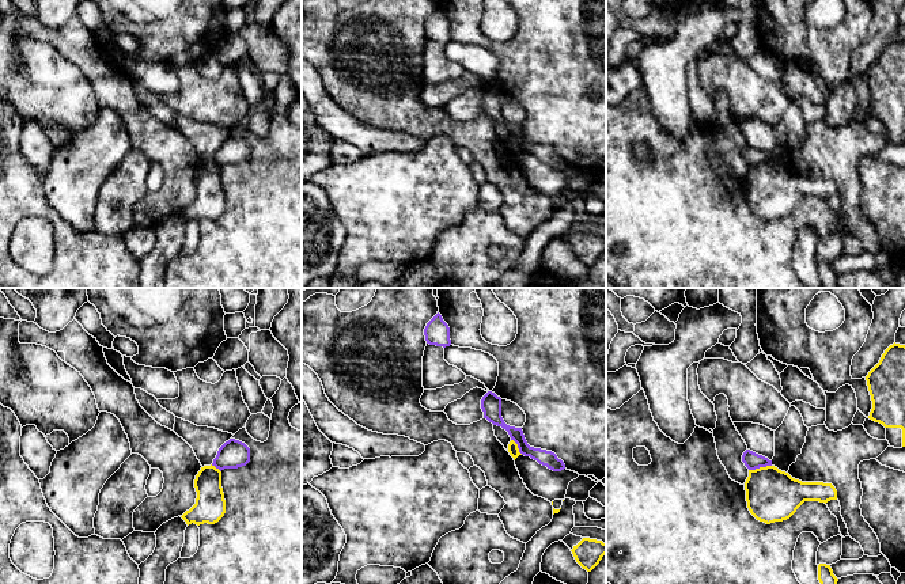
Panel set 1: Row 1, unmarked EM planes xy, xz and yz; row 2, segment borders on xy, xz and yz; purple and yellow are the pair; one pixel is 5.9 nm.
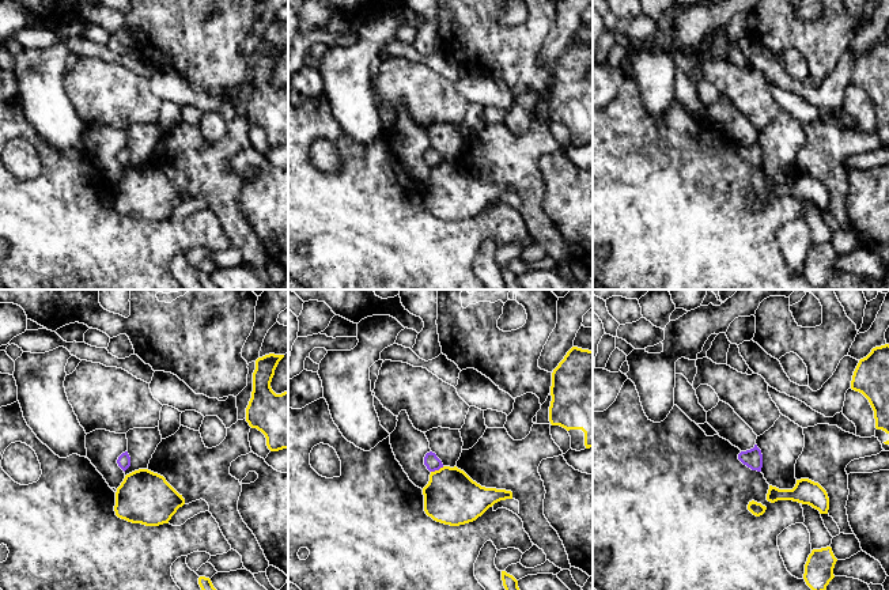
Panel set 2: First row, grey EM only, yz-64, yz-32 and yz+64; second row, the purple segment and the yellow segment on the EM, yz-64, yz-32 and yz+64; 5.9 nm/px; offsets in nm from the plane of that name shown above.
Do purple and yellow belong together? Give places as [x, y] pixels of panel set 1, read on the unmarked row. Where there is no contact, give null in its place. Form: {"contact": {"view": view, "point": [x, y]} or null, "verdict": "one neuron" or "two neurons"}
{"contact": {"view": "yz", "point": [760, 162]}, "verdict": "two neurons"}

